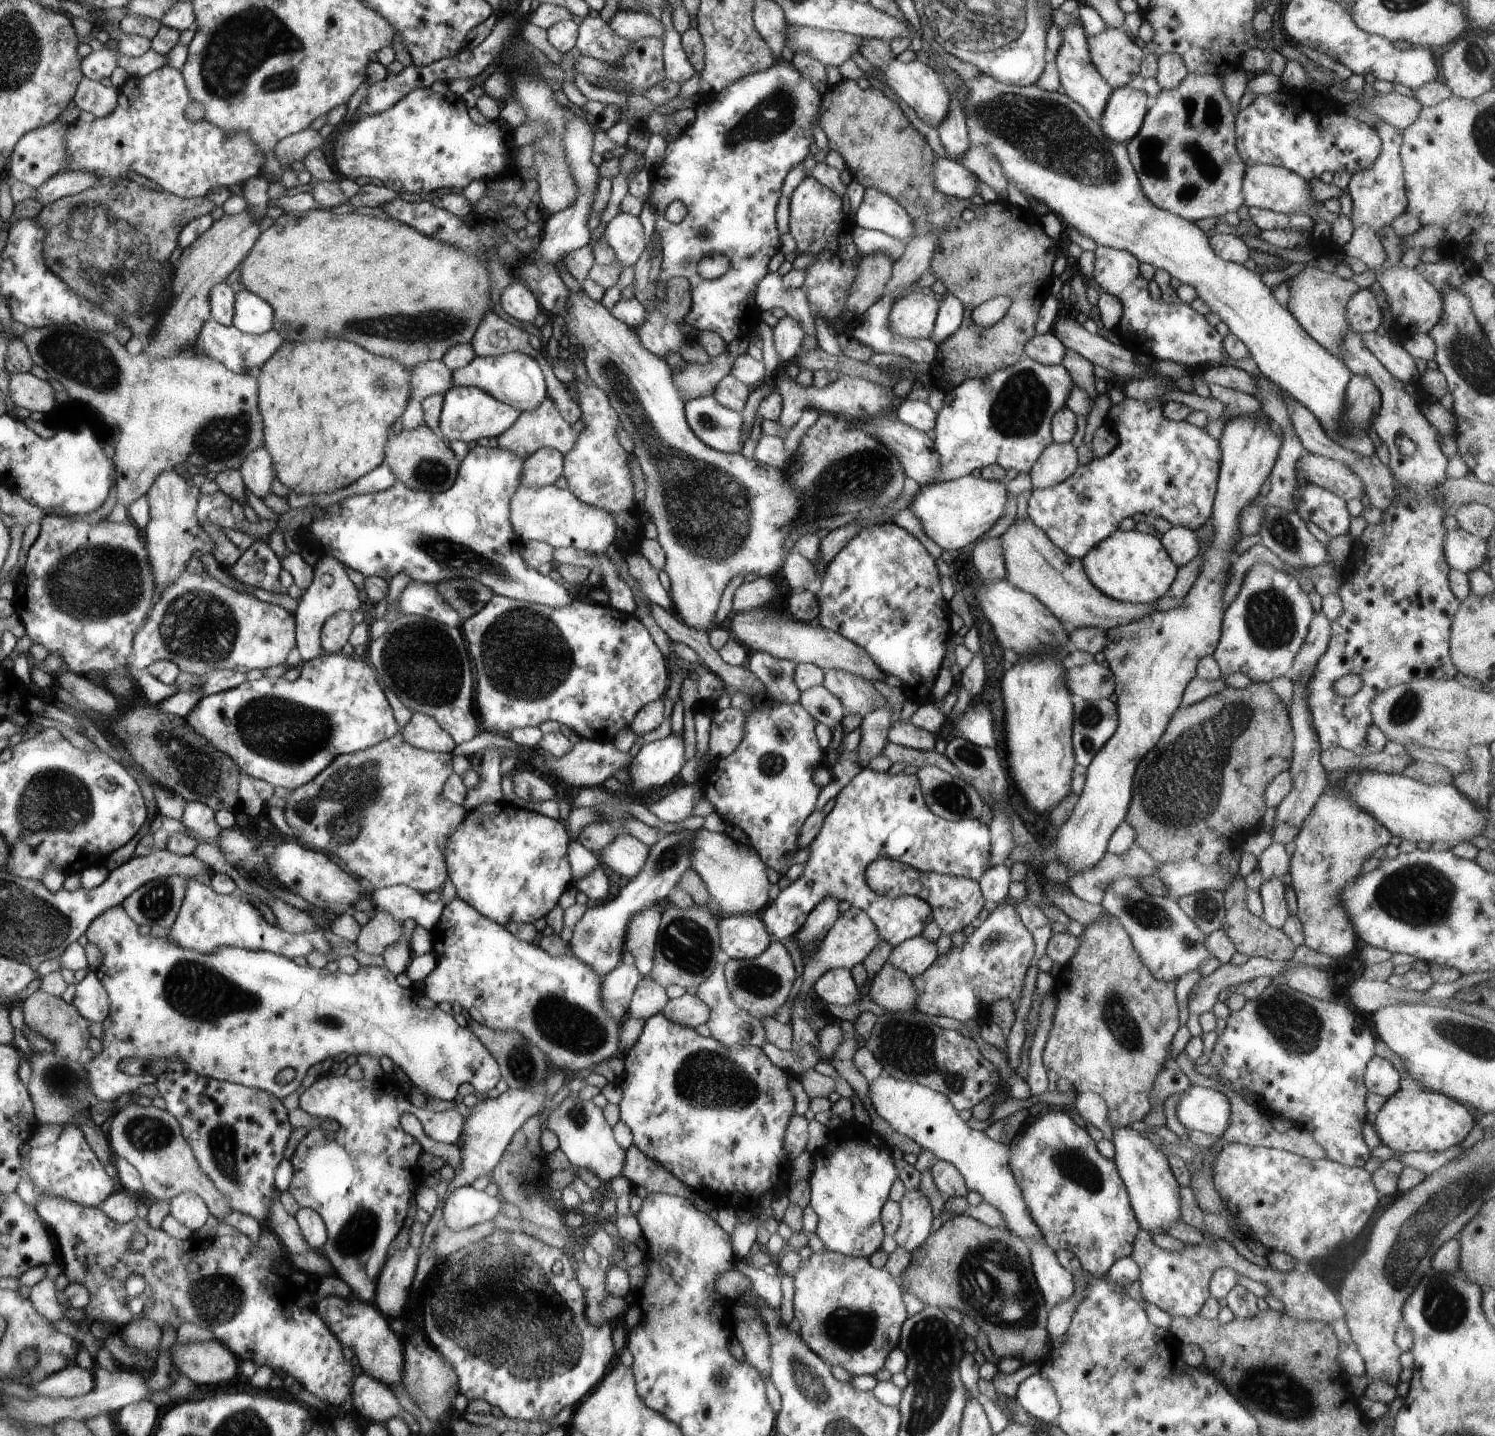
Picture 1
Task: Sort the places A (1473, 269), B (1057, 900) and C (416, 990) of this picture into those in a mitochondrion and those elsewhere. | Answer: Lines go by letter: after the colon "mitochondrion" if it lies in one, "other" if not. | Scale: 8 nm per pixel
A: other
B: other
C: other

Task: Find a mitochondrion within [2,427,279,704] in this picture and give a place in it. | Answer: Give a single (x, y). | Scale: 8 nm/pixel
(116, 586)

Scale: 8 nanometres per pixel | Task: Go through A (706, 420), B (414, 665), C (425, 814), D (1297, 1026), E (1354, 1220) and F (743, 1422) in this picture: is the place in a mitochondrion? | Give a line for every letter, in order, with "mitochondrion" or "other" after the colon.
A: mitochondrion
B: mitochondrion
C: other
D: mitochondrion
E: other
F: other

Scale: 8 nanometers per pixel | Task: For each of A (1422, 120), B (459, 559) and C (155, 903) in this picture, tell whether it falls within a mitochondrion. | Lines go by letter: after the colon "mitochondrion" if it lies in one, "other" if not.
A: other
B: mitochondrion
C: mitochondrion

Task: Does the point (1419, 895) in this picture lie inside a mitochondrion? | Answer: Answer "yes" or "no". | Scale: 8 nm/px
yes

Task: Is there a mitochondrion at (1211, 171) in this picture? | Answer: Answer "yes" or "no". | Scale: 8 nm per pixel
yes

